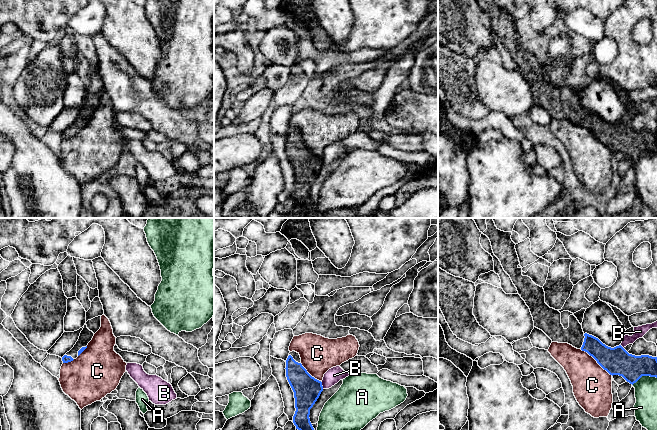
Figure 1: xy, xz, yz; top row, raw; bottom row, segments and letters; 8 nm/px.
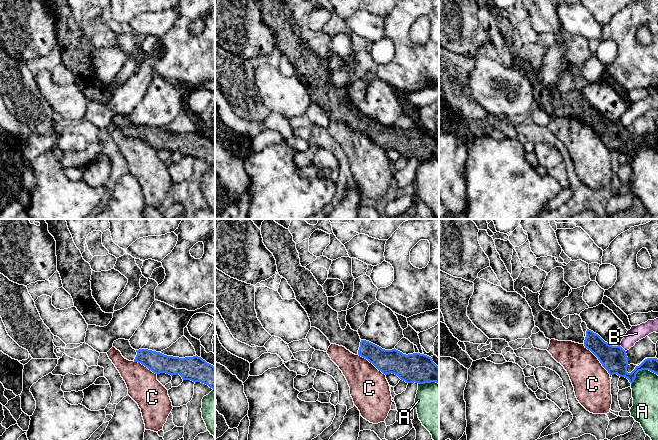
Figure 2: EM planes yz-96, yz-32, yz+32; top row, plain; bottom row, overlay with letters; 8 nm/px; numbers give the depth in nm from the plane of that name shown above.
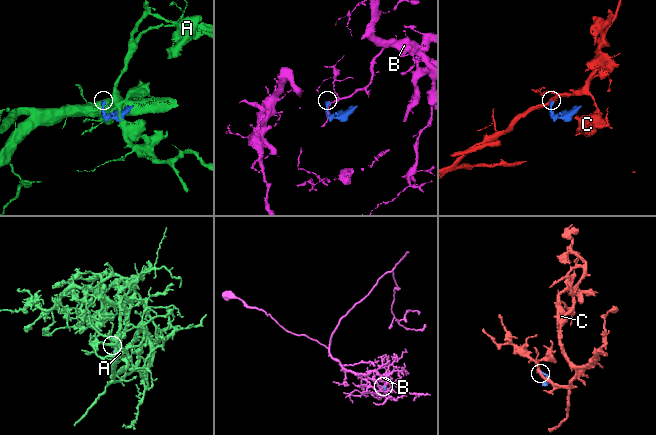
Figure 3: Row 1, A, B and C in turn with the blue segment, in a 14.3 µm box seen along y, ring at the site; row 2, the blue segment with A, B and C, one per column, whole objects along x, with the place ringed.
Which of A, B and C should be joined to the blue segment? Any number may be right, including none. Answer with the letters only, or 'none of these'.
none of these

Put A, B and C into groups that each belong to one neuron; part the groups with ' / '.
A / B / C

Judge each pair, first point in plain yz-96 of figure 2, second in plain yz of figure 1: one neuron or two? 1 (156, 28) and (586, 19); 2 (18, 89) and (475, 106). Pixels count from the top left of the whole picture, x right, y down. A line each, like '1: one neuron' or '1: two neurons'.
1: one neuron
2: one neuron

